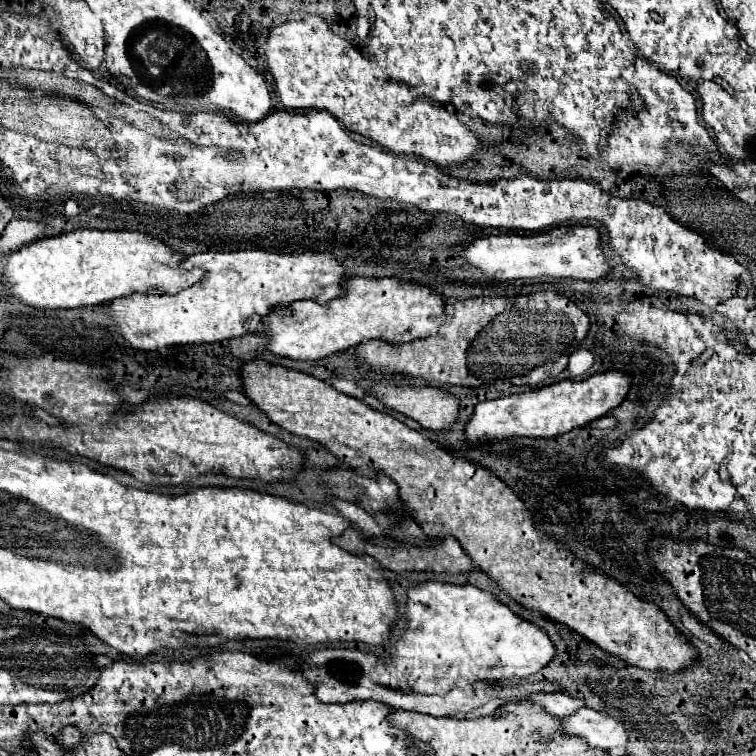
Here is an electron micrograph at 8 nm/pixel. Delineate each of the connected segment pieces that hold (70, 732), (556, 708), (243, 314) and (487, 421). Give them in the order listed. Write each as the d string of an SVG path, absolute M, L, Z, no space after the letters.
M65 728L61 736L55 738L63 746L77 746L79 744L79 732L75 728Z
M541 694L541 696L535 696L535 698L529 698L529 702L541 704L549 714L561 716L561 718L565 714L569 714L569 712L585 706L583 700L577 700L577 698L567 696L567 694Z
M203 252L189 256L183 266L187 270L199 266L205 270L205 276L179 294L167 296L159 290L151 290L119 298L113 302L113 308L109 308L119 332L133 348L151 352L173 344L237 338L247 332L255 332L261 326L261 318L269 316L273 310L287 308L295 300L315 300L325 304L337 298L343 292L341 286L345 278L341 262L329 252Z
M609 370L593 374L585 380L563 380L525 394L487 400L475 406L471 422L467 424L467 438L471 442L485 442L491 438L505 438L505 436L551 438L557 434L565 434L575 428L583 428L589 422L617 408L625 400L629 388L631 376L627 372Z

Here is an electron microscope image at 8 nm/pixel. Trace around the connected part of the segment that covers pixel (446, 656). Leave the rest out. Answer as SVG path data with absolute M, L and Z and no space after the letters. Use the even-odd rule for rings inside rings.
M423 582L411 588L407 594L409 594L407 630L393 648L391 664L377 666L371 672L373 680L383 686L417 694L449 694L451 688L459 688L465 690L469 696L473 694L471 686L477 680L501 684L515 678L527 678L537 674L555 658L555 646L549 640L547 632L535 626L533 622L519 618L505 604L501 604L491 592L479 590L471 584L453 586L441 582Z

